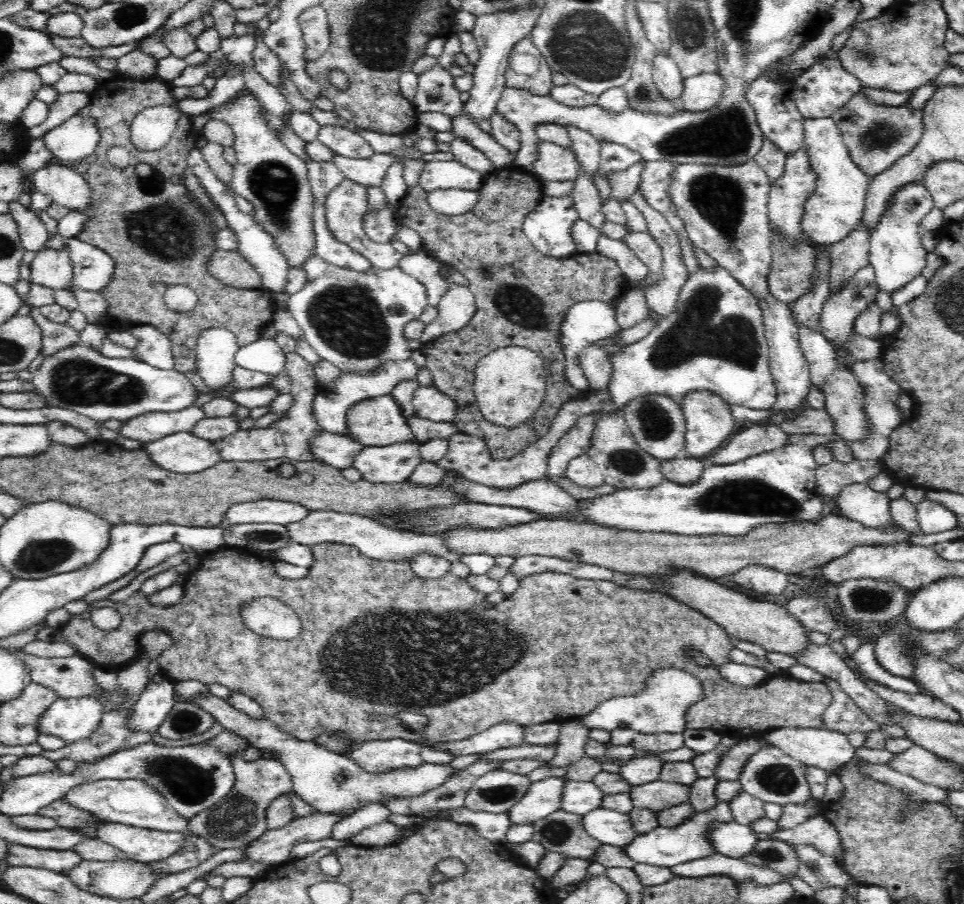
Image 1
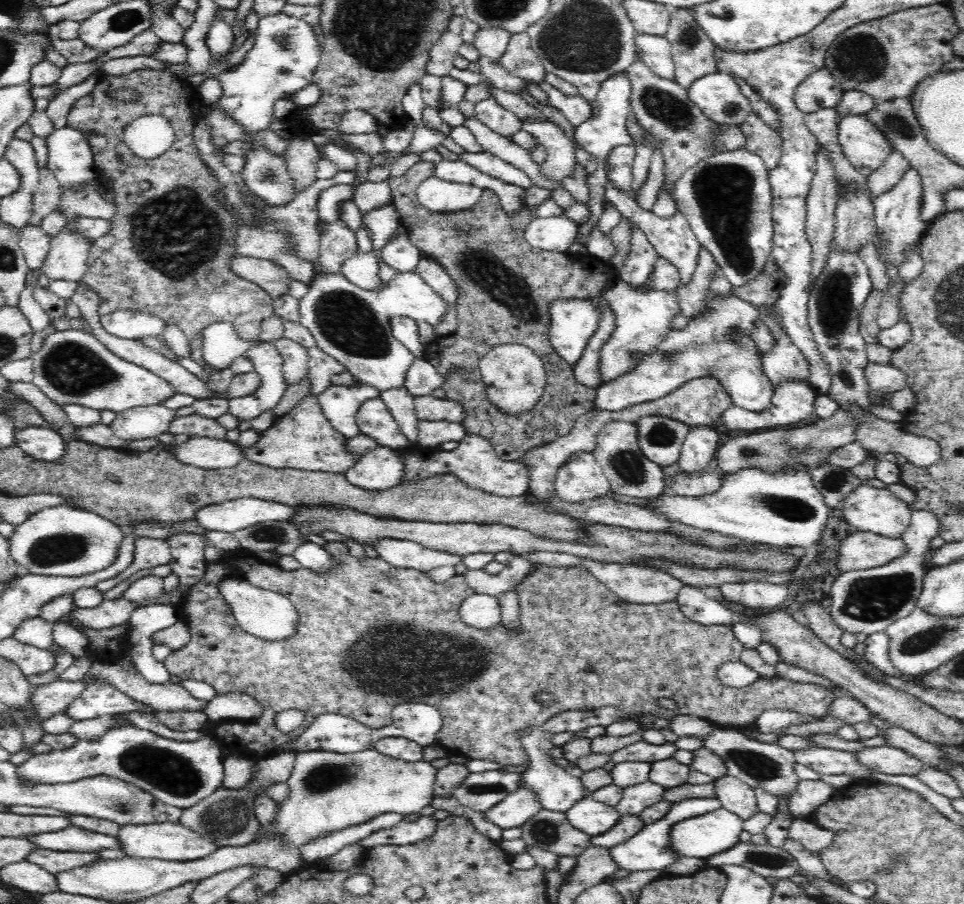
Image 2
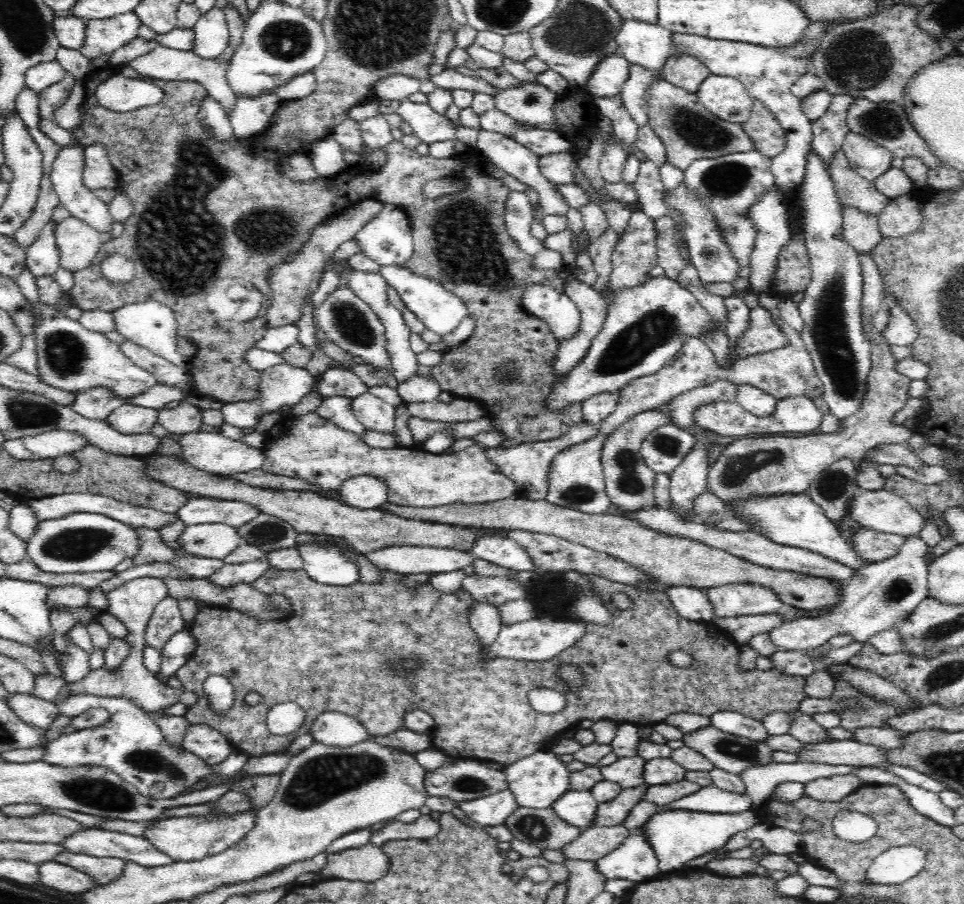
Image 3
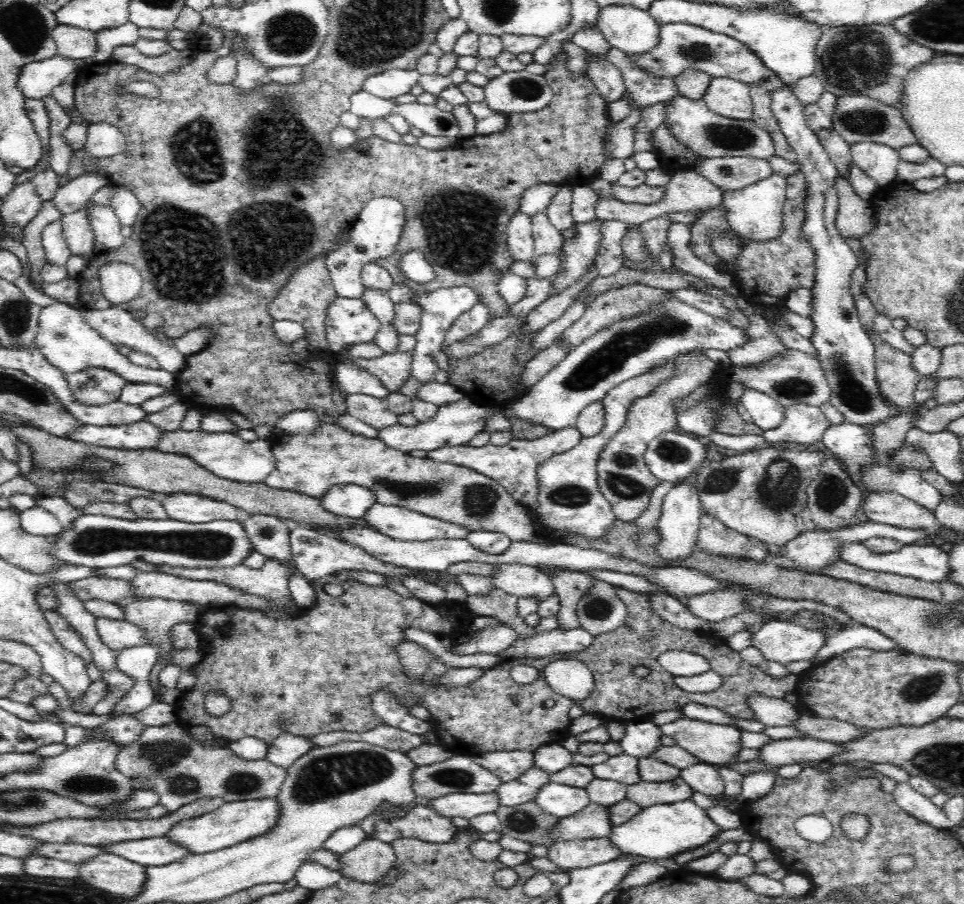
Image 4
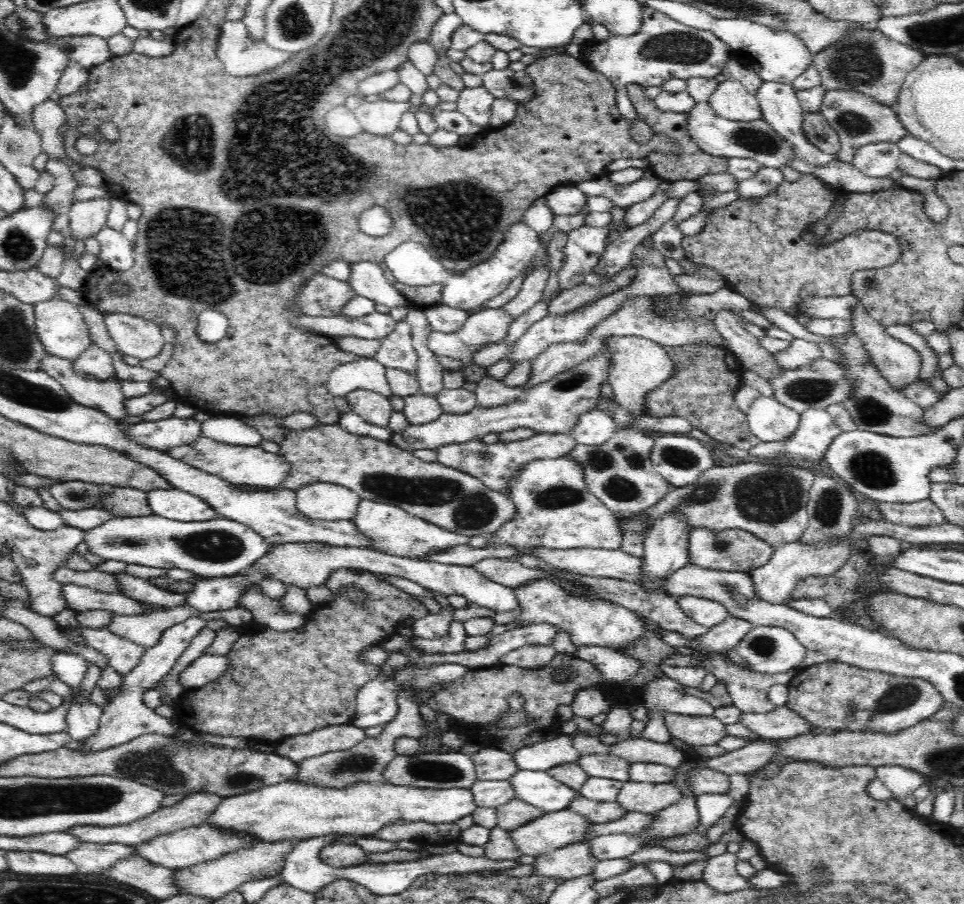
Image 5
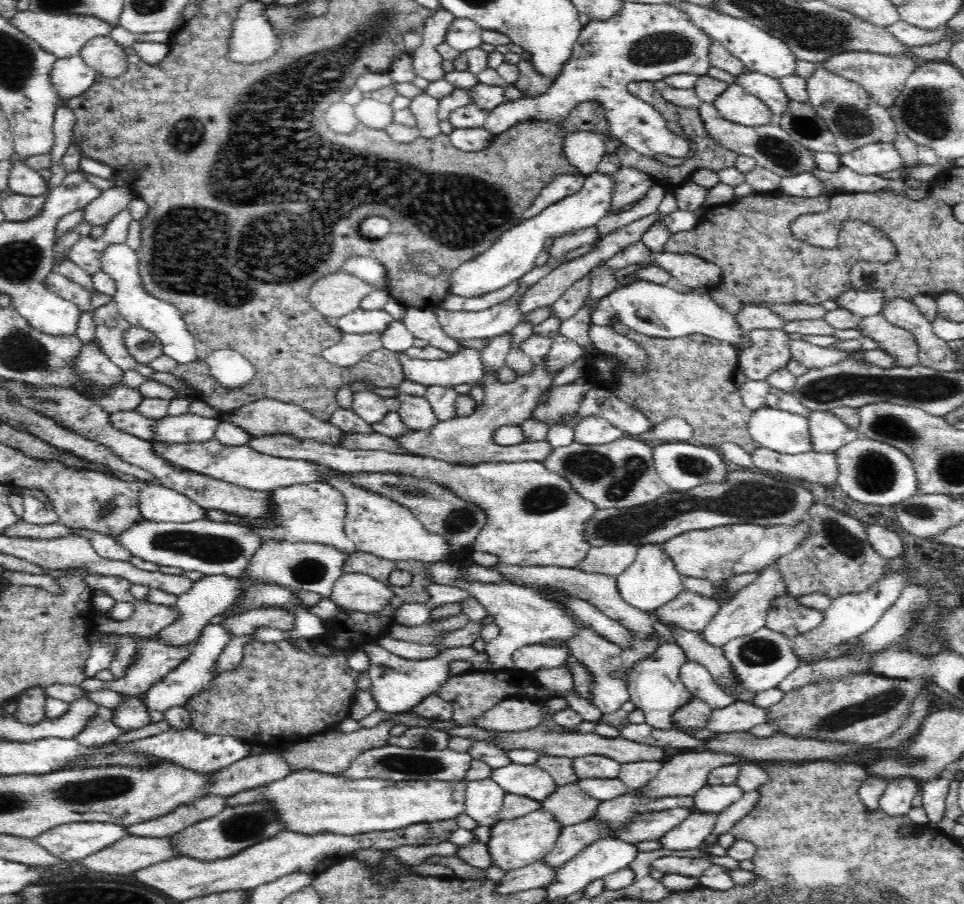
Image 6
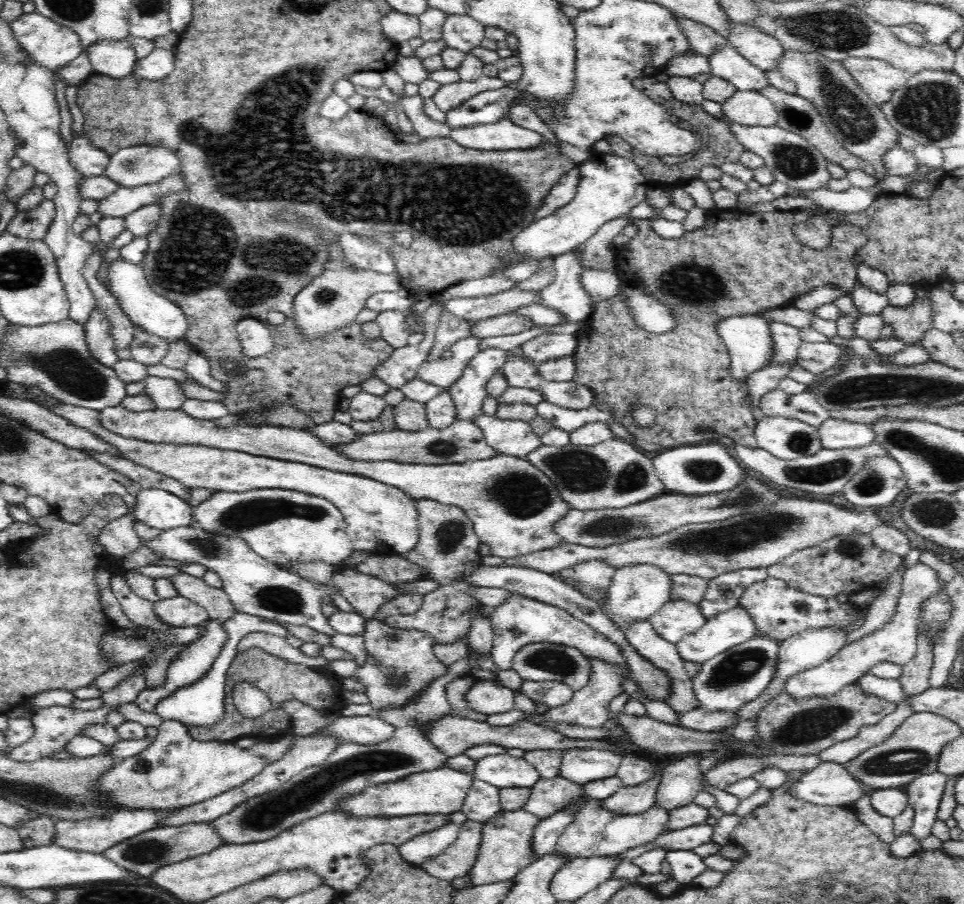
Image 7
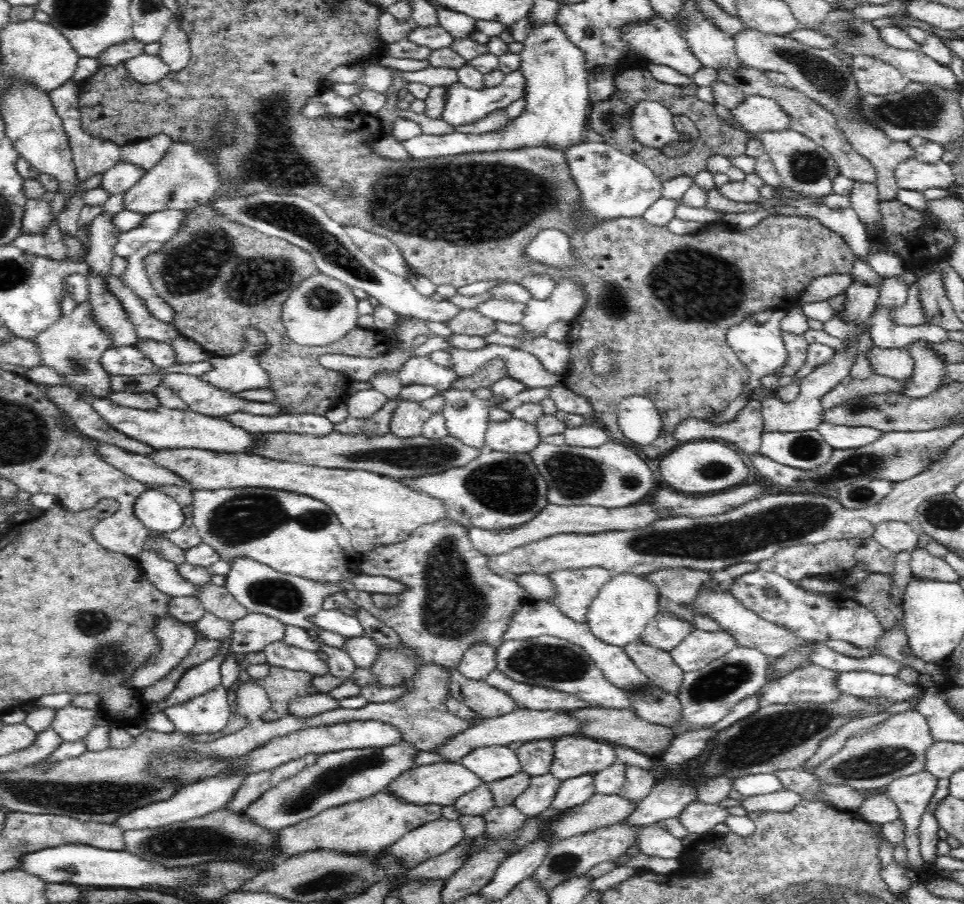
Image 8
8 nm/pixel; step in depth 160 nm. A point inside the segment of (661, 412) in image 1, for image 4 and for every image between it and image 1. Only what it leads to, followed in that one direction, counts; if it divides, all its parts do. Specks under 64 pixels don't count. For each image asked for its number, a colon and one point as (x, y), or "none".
2: (660, 439)
3: (664, 448)
4: (672, 457)

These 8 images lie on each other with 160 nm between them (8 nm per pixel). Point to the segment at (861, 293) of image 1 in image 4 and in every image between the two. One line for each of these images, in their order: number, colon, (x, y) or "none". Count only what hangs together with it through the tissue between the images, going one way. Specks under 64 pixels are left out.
2: (836, 300)
3: (831, 307)
4: (847, 353)

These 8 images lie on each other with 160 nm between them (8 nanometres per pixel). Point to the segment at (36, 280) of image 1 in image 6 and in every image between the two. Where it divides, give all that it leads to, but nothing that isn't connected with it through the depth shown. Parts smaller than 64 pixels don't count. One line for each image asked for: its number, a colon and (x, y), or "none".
2: (68, 259)
3: (78, 243)
4: (80, 237)
5: (86, 218)
6: (102, 210)

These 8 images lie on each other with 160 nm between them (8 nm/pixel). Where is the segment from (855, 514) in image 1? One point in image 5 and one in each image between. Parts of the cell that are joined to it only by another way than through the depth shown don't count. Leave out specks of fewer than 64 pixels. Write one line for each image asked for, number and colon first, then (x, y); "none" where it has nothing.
2: (875, 510)
3: (879, 510)
4: (881, 507)
5: (923, 513)

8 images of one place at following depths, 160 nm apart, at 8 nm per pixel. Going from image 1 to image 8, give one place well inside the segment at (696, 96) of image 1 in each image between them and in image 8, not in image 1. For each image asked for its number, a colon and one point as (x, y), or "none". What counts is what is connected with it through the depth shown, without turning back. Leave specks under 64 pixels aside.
2: (719, 96)
3: (726, 97)
4: (730, 98)
5: (731, 100)
6: (736, 105)
7: (750, 108)
8: (757, 114)

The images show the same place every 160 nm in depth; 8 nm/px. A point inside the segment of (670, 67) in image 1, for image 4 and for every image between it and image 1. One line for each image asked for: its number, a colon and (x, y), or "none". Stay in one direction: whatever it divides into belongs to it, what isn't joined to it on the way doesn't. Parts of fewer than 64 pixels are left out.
2: (655, 51)
3: (646, 44)
4: (632, 30)

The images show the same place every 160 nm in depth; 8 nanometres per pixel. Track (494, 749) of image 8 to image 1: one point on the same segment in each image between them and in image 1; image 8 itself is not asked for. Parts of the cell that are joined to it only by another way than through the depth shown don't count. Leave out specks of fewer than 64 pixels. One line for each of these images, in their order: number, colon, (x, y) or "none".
1: (610, 827)
2: (588, 815)
3: (577, 807)
4: (561, 800)
5: (539, 788)
6: (532, 781)
7: (502, 770)

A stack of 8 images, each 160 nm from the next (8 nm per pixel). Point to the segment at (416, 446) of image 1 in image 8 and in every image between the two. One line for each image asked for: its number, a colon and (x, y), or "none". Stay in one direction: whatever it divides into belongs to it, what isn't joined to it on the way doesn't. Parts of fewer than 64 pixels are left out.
2: (383, 468)
3: (364, 492)
4: (351, 500)
5: (319, 501)
6: (315, 512)
7: (283, 526)
8: (296, 534)

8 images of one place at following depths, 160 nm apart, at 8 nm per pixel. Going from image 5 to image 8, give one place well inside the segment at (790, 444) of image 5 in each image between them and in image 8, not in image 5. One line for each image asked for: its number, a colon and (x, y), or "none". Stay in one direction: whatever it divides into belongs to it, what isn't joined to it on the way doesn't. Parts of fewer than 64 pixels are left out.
6: (828, 433)
7: (835, 434)
8: (840, 437)

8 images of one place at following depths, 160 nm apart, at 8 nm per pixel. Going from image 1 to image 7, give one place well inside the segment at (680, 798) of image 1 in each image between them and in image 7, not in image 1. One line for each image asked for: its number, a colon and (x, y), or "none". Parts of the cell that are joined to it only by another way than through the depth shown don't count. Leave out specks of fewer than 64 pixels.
2: (635, 799)
3: (611, 813)
4: (593, 821)
5: (552, 830)
6: (514, 843)
7: (505, 849)

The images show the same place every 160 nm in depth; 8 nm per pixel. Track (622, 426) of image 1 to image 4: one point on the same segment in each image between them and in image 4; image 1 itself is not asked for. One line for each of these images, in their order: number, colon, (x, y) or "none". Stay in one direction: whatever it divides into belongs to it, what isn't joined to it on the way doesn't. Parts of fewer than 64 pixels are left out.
2: (631, 474)
3: (629, 482)
4: (624, 478)

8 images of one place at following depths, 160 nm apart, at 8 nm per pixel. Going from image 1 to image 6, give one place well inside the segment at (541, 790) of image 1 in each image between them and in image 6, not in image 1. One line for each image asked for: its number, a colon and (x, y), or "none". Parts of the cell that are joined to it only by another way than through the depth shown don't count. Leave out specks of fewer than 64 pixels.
2: (520, 805)
3: (494, 809)
4: (467, 805)
5: (292, 810)
6: (309, 802)

